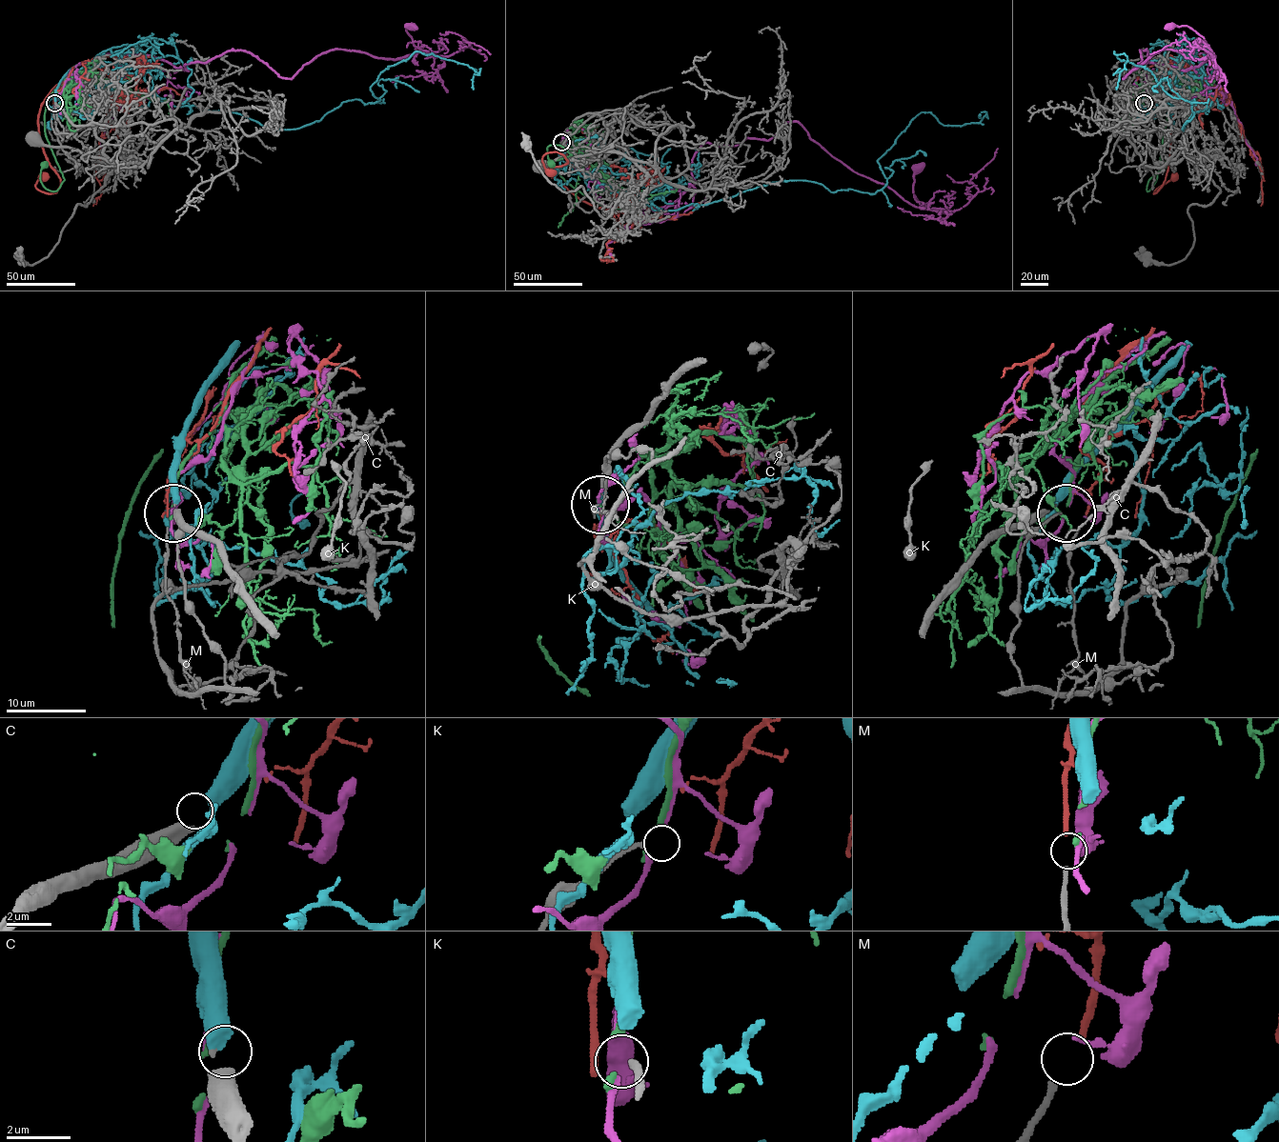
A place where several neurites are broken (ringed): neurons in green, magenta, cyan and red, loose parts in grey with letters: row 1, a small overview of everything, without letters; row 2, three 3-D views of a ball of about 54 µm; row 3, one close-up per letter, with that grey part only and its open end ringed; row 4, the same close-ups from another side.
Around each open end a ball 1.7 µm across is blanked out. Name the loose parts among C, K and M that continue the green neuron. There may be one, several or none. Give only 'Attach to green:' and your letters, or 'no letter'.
Attach to green: no letter

